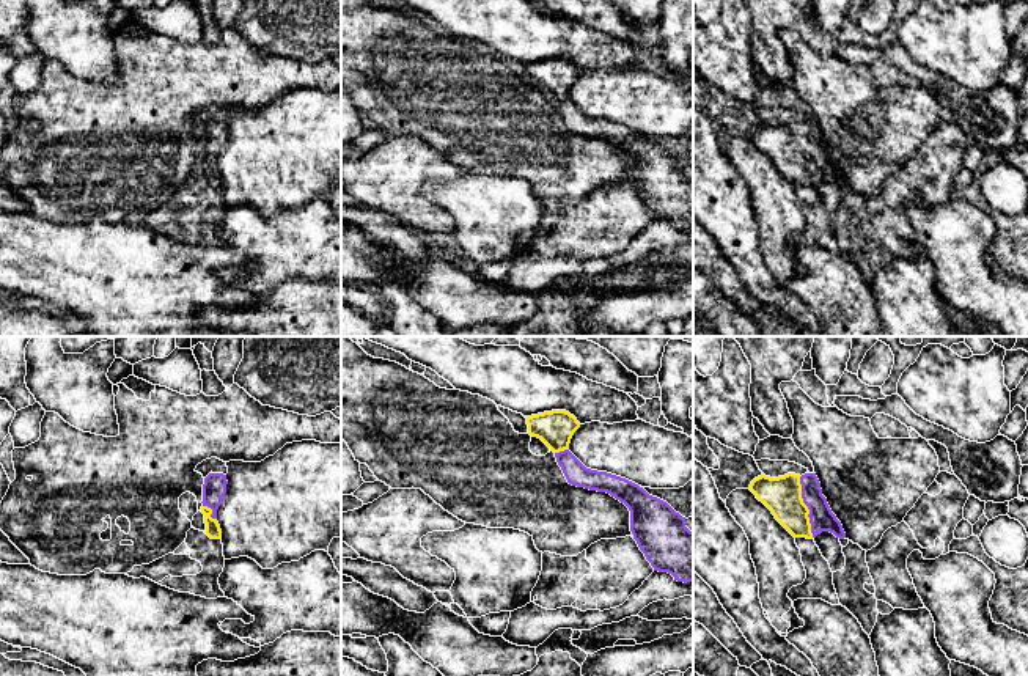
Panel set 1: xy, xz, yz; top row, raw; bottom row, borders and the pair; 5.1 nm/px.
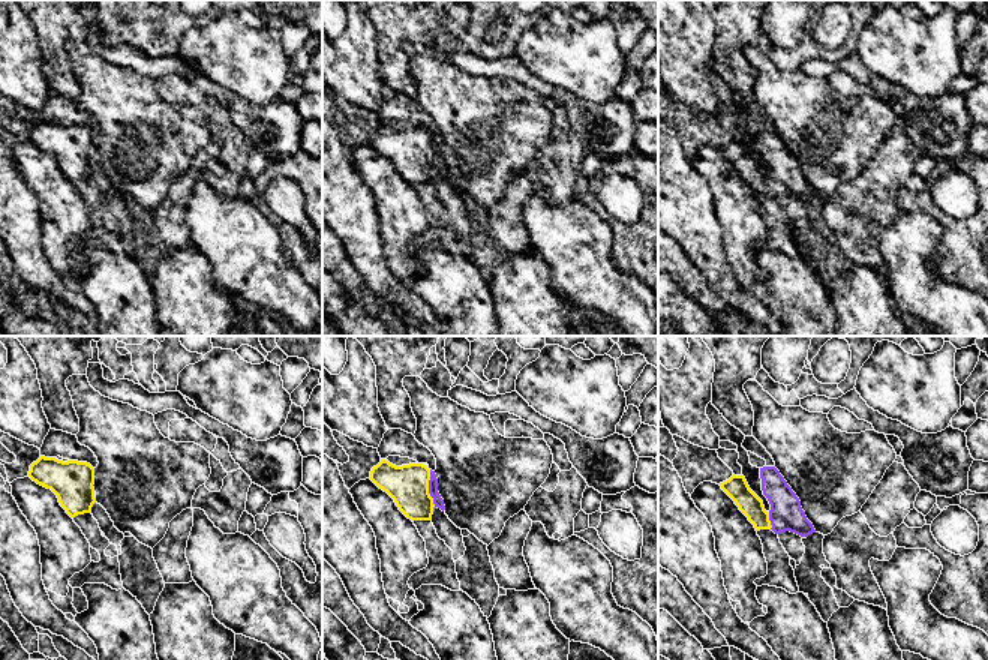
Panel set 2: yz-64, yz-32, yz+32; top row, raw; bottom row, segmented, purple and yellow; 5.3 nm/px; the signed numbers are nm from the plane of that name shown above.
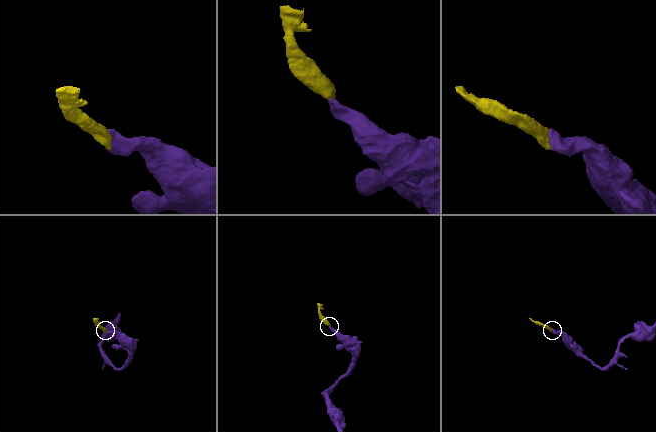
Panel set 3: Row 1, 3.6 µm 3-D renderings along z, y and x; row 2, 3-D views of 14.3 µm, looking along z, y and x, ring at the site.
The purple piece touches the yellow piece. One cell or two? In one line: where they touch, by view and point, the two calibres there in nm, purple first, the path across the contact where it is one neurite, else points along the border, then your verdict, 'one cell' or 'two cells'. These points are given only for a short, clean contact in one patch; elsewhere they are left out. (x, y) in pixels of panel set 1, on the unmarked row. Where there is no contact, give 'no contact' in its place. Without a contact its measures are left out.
contact yz (807, 153); calibres 130 and 190 nm; way yz (821, 165), (807, 153), (782, 143); one cell

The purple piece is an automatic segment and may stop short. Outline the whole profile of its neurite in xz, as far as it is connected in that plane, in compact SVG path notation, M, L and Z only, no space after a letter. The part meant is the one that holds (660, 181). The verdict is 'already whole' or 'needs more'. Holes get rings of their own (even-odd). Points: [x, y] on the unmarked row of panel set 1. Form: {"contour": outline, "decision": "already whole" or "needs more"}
{"contour": "M552 58L525 66L528 82L555 101L569 132L607 140L629 156L630 179L654 219L668 220L677 230L693 230L693 179L685 175L685 165L626 126L586 116L569 99L580 75L569 60Z", "decision": "needs more"}

